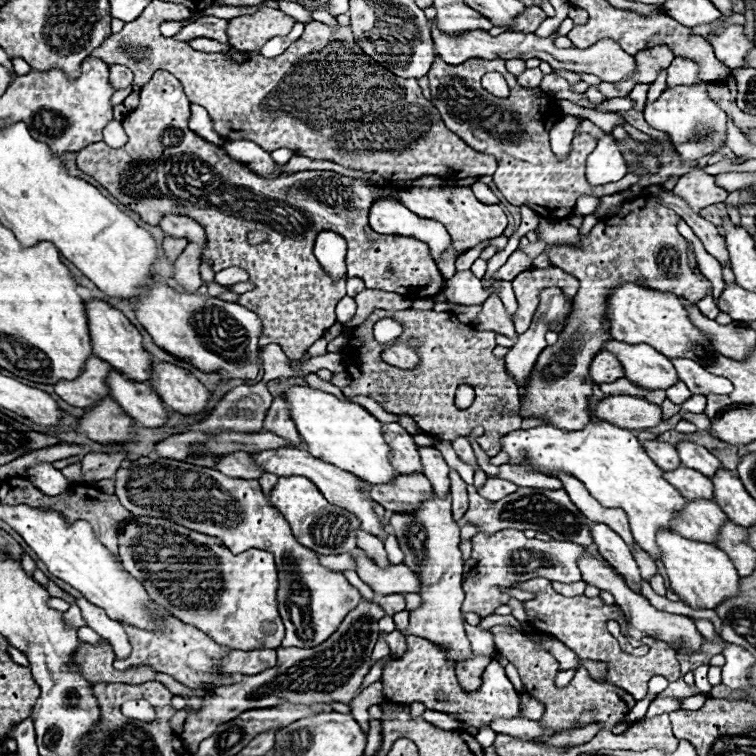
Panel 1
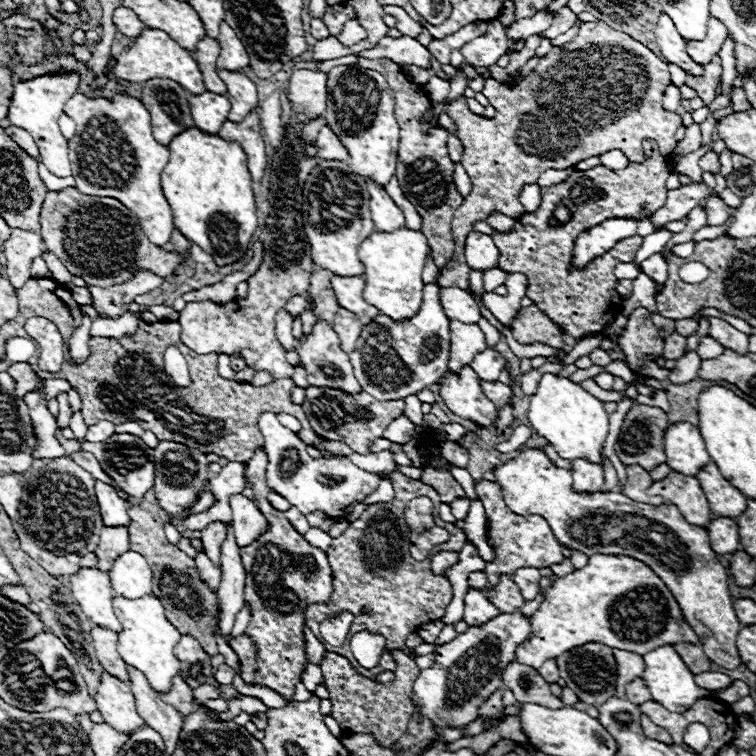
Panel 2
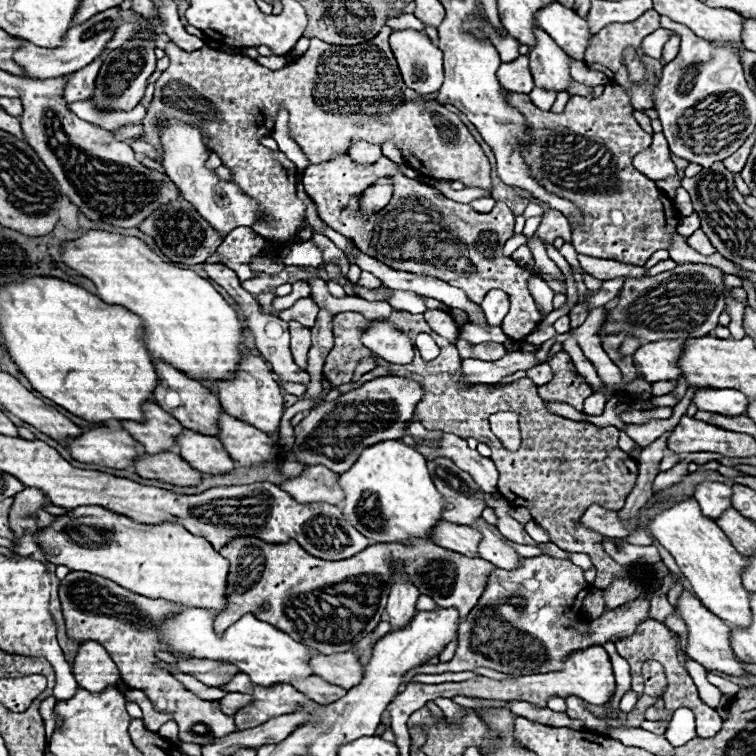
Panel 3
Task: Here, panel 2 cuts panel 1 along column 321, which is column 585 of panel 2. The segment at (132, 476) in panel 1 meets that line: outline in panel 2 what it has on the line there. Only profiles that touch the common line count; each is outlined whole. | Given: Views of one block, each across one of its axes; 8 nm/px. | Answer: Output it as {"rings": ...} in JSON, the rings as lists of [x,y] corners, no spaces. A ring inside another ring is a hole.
{"rings":[[[592,554],[588,556],[588,564],[584,568],[574,570],[568,576],[556,578],[556,582],[548,588],[544,602],[532,614],[530,622],[532,632],[528,640],[516,648],[516,662],[532,666],[536,670],[546,660],[552,660],[586,642],[604,642],[612,648],[634,650],[640,656],[648,650],[654,650],[656,646],[666,646],[672,642],[700,642],[692,626],[684,622],[682,610],[666,584],[652,572],[650,566],[624,554]]]}

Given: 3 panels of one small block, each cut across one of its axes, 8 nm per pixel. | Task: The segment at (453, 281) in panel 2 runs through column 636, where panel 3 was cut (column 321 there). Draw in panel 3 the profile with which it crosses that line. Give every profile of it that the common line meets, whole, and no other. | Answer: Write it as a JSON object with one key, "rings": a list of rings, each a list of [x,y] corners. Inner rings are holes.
{"rings":[[[384,26],[374,40],[352,48],[332,46],[318,38],[312,38],[310,48],[304,56],[276,72],[260,66],[256,60],[248,56],[226,54],[210,46],[204,46],[202,50],[196,52],[184,52],[178,46],[168,44],[166,54],[170,58],[170,68],[166,68],[162,76],[156,80],[154,100],[144,118],[144,140],[150,142],[162,154],[156,118],[180,118],[184,122],[192,122],[192,126],[196,126],[204,134],[206,146],[218,156],[222,156],[224,166],[234,170],[232,182],[238,182],[238,186],[250,198],[256,198],[258,206],[262,206],[262,210],[274,220],[272,224],[258,222],[252,226],[252,230],[256,230],[260,236],[272,238],[282,244],[296,236],[296,228],[304,220],[306,204],[296,195],[295,164],[282,152],[264,148],[258,142],[262,136],[270,136],[270,132],[274,130],[274,120],[280,106],[290,112],[290,138],[302,148],[310,162],[324,162],[332,156],[344,154],[356,140],[382,144],[386,142],[386,138],[390,138],[398,144],[406,162],[420,174],[436,180],[460,180],[468,188],[484,188],[492,192],[490,162],[482,152],[480,144],[474,140],[474,136],[468,132],[468,128],[460,122],[456,114],[448,112],[444,106],[438,106],[438,102],[434,100],[426,102],[420,100],[420,96],[414,90],[406,88],[388,42],[390,34],[392,28]]]}

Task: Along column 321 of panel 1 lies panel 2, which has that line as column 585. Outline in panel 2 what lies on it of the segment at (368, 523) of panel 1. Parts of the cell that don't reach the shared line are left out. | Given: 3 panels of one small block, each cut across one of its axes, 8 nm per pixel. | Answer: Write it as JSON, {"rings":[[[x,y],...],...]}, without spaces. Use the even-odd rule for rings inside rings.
{"rings":[[[572,460],[572,478],[574,488],[580,492],[598,492],[604,484],[604,470],[600,464],[592,464],[588,460]]]}

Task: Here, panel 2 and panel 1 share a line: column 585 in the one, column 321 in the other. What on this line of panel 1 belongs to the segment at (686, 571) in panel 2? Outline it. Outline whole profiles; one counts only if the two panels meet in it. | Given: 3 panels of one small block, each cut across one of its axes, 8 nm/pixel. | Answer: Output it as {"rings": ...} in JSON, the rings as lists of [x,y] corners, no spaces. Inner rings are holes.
{"rings":[[[304,476],[278,478],[274,490],[270,492],[270,504],[282,512],[282,516],[292,526],[296,540],[302,546],[318,554],[346,554],[352,548],[356,548],[356,532],[360,528],[358,518],[354,514],[348,514],[348,510],[340,506],[328,504],[320,490],[308,478]]]}

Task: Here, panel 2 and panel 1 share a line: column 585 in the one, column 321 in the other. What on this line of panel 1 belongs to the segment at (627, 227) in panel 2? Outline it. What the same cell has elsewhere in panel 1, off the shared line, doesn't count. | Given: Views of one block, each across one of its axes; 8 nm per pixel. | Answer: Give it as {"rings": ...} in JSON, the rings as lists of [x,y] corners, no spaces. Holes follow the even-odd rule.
{"rings":[[[324,230],[318,234],[314,244],[314,254],[322,268],[332,276],[332,280],[342,280],[346,274],[346,262],[344,262],[344,240],[330,230]]]}

